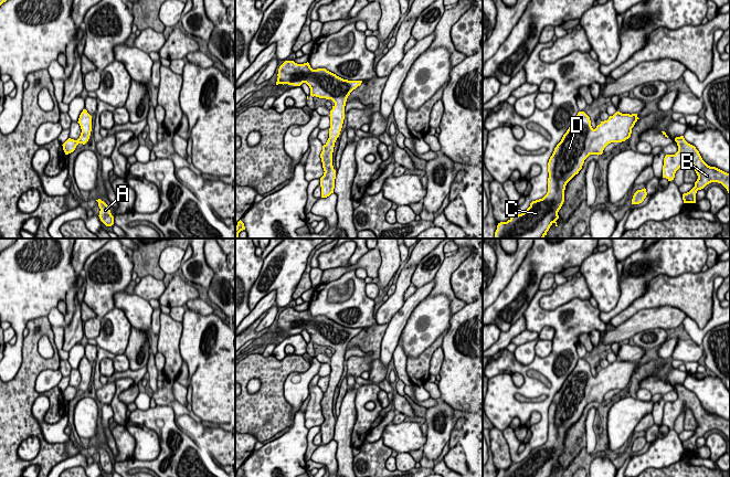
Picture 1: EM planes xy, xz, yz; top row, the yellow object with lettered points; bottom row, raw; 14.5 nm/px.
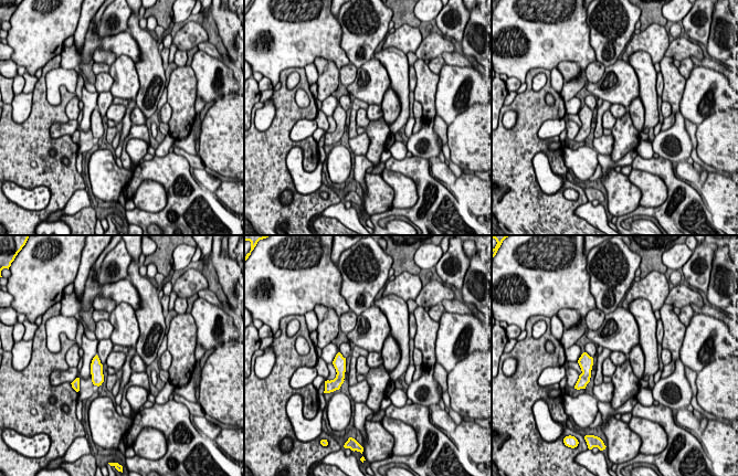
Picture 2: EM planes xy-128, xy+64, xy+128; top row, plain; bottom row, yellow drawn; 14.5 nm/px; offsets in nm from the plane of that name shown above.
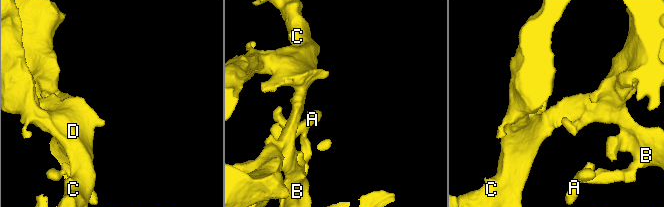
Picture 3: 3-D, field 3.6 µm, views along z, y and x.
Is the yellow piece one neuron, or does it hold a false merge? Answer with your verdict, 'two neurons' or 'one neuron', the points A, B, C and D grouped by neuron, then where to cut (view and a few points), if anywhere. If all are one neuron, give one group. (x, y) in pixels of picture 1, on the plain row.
one neuron; groups A B C D; cut none

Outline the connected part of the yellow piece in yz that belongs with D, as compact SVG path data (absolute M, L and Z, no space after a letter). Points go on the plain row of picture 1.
M579 359L549 406L547 442L532 448L523 460L498 470L497 477L549 477L553 470L558 474L556 468L564 449L567 431L579 421L590 402L602 402L609 391L628 386L638 367L637 361L616 359L593 377L590 364Z

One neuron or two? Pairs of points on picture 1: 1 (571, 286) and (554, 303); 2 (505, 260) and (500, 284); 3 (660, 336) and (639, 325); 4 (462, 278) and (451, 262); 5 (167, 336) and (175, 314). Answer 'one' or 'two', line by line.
1: one
2: one
3: two
4: two
5: two

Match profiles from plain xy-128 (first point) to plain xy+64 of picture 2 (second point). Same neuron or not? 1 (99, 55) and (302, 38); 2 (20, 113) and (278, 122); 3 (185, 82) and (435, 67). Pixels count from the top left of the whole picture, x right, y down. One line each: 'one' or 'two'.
1: two
2: two
3: two

